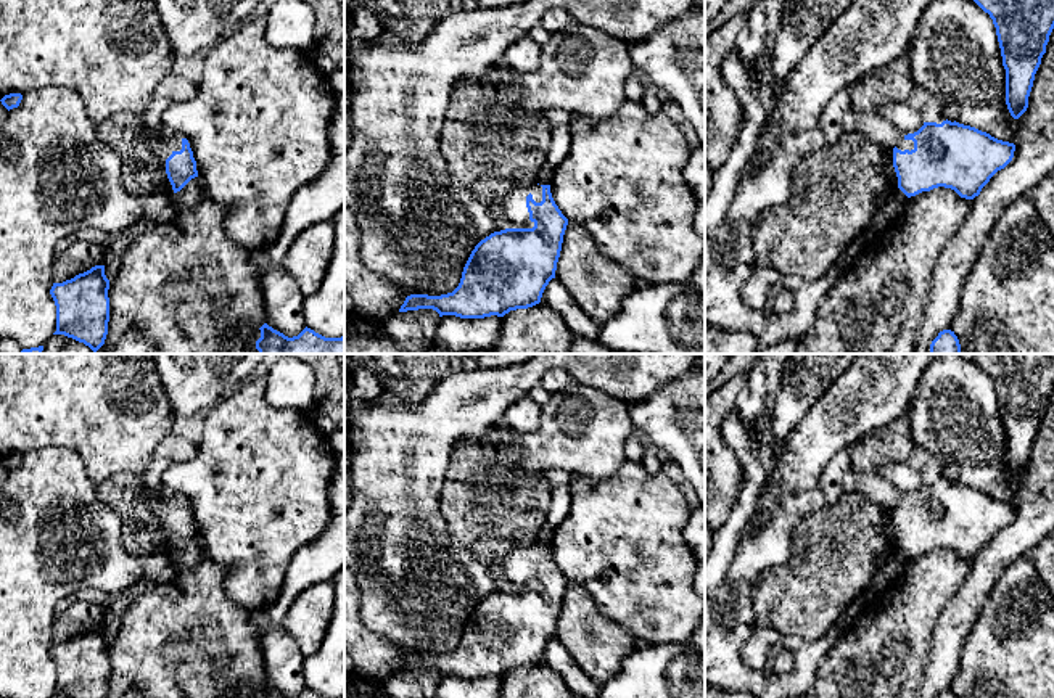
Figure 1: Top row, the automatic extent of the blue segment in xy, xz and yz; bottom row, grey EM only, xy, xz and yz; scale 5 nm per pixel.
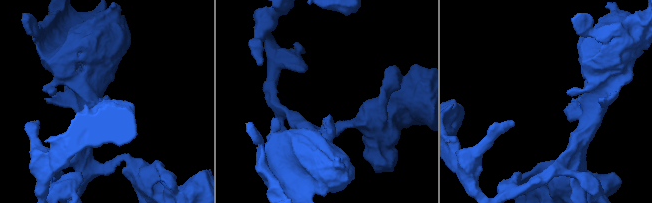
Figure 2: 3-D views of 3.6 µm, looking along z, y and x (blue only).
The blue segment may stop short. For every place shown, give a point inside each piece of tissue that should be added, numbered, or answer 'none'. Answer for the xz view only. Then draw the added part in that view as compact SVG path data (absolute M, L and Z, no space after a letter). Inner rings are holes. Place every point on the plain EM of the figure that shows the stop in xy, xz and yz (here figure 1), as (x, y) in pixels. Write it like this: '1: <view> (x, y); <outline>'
1: xz (514, 565); M534 544L528 548L518 548L510 552L502 560L502 569L505 574L505 584L512 589L533 589L534 582L529 581L529 573L526 568L526 556L533 555L536 563L542 561L542 547Z

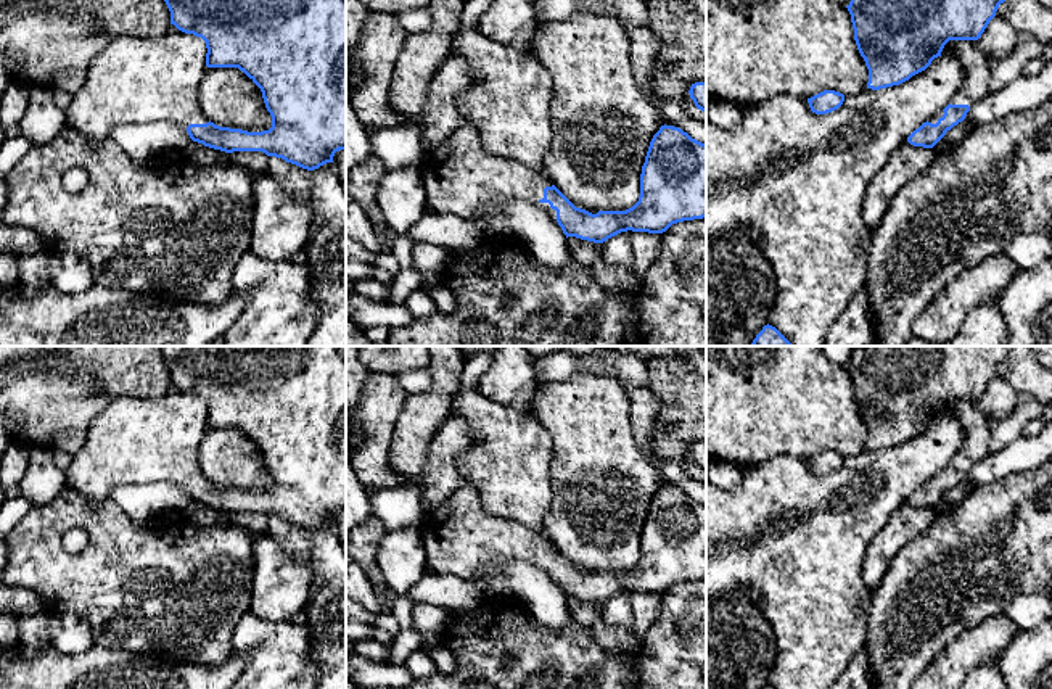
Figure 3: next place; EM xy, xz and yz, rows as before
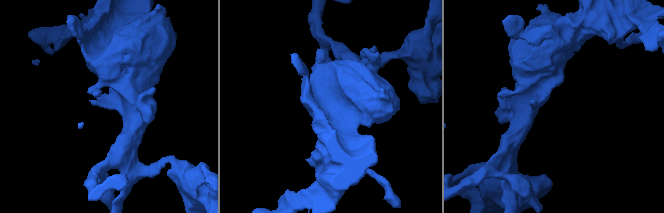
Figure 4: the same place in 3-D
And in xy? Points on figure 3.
1: xy (134, 440); M167 391L159 398L121 396L93 419L85 444L72 456L64 472L68 486L87 504L98 505L111 499L111 493L129 483L172 483L185 491L190 485L206 485L198 451L206 433L206 402L193 394Z

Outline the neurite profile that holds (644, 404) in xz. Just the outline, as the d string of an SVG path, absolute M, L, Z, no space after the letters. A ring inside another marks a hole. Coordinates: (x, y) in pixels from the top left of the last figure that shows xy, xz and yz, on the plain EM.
M627 385L627 394L631 402L631 427L634 439L642 454L661 473L663 486L679 488L692 499L706 505L706 481L700 481L690 475L688 468L695 467L690 454L687 452L682 462L674 462L656 456L651 449L650 431L661 407L658 398L647 386L634 388Z

